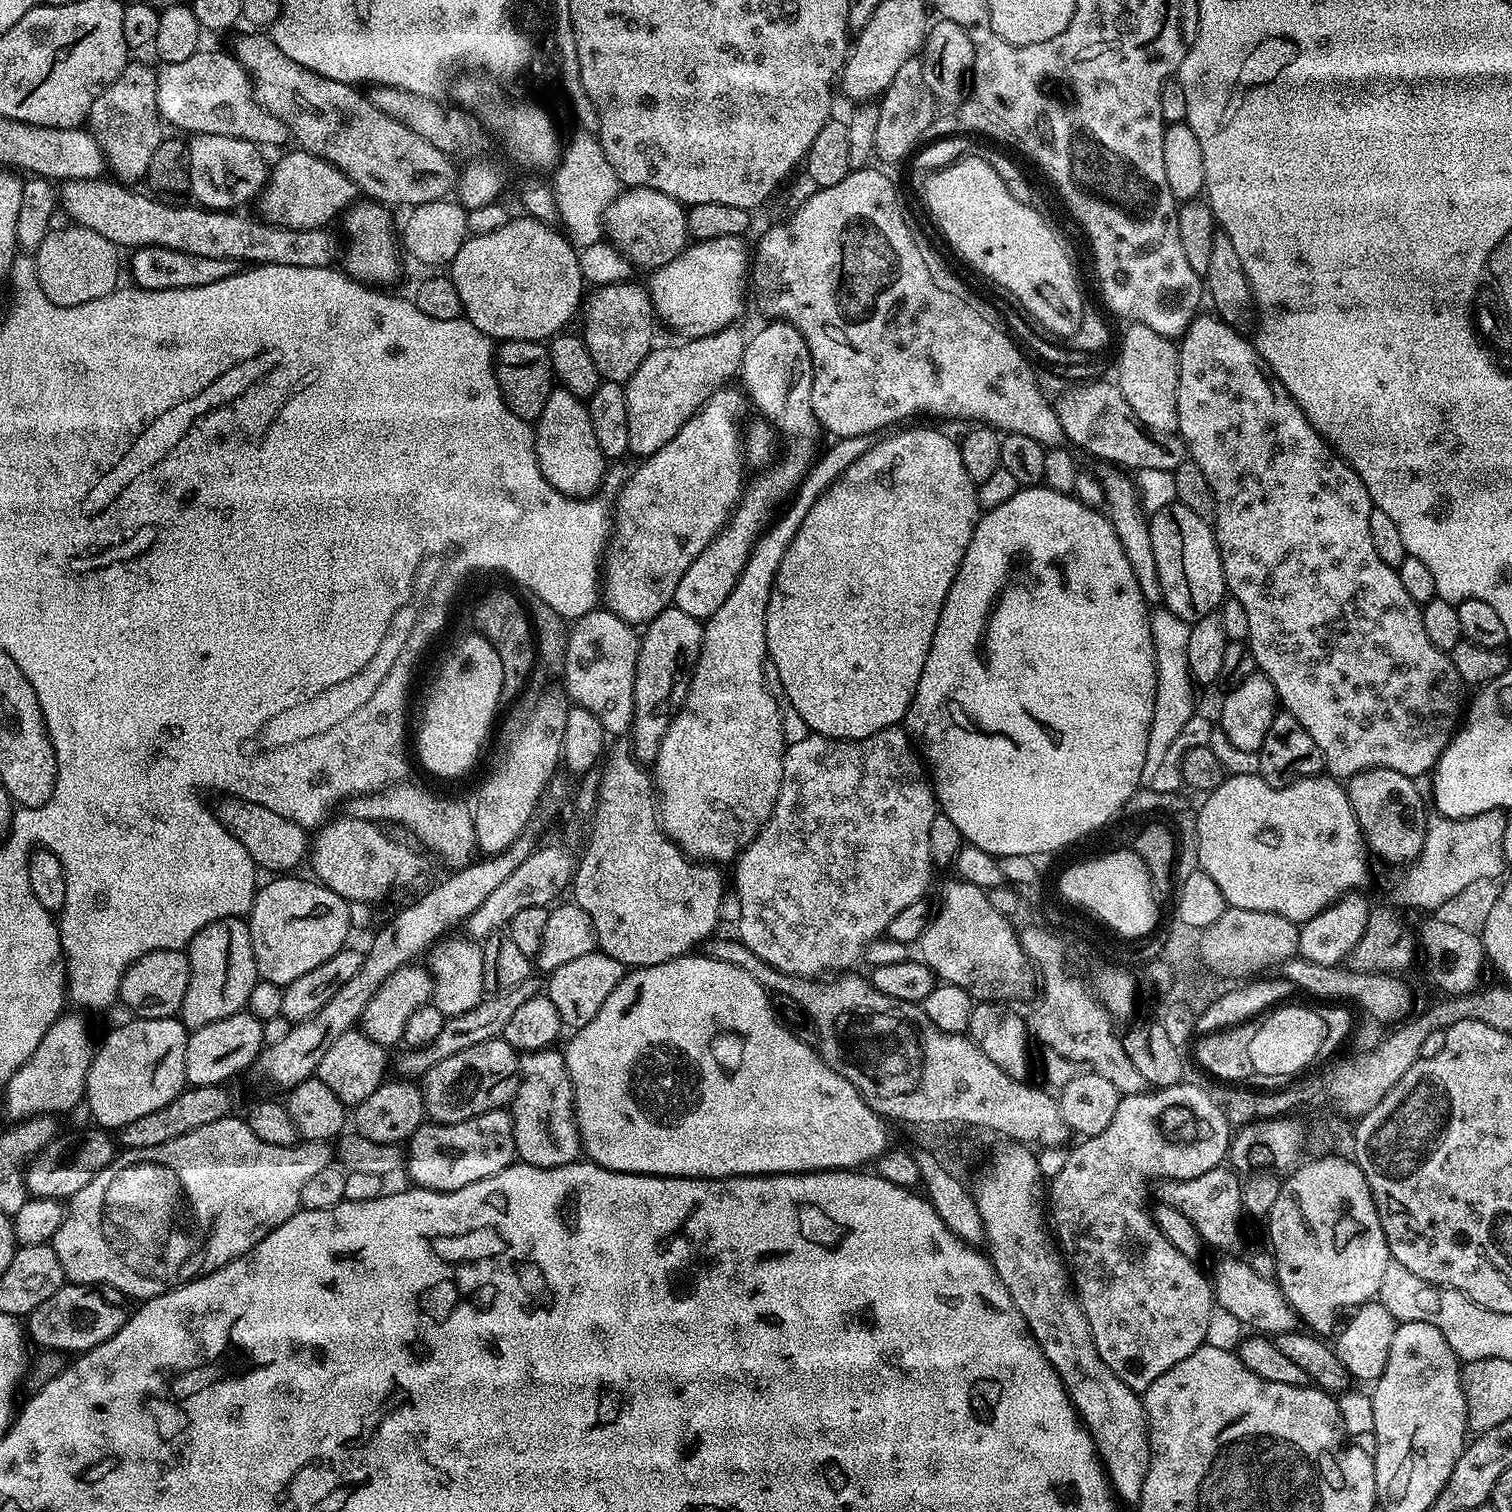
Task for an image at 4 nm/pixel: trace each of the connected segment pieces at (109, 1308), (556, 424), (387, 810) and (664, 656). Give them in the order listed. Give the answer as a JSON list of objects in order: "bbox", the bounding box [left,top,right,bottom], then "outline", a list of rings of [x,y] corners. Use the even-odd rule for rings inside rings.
[{"bbox":[26,1282,129,1354],"outline":[[[65,1282],[58,1291],[50,1294],[50,1298],[46,1298],[46,1302],[42,1302],[42,1306],[28,1313],[26,1332],[31,1343],[37,1344],[37,1349],[83,1354],[118,1334],[118,1330],[129,1318],[128,1304],[129,1301],[121,1292],[105,1284]]]},{"bbox":[534,387,606,498],"outline":[[[553,387],[542,414],[534,421],[536,461],[540,472],[558,491],[569,498],[592,498],[597,495],[604,480],[606,461],[594,438],[594,426],[590,422],[588,405],[570,390]]]},{"bbox":[347,782,477,866],"outline":[[[397,782],[382,792],[355,796],[347,803],[347,811],[359,820],[387,822],[389,825],[402,824],[406,828],[412,828],[414,835],[429,844],[434,851],[441,852],[452,866],[469,863],[473,859],[472,852],[477,851],[476,835],[472,825],[472,808],[464,805],[460,800],[447,800],[444,796],[435,796],[424,788],[415,788],[408,783]]]},{"bbox":[630,606,704,754],"outline":[[[674,606],[663,608],[643,629],[636,667],[636,720],[630,733],[633,753],[655,754],[662,746],[670,722],[684,706],[703,641],[704,624]]]}]

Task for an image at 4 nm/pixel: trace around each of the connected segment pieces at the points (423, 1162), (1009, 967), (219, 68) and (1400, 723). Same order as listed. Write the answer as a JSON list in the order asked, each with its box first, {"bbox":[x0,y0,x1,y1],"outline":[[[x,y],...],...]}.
[{"bbox":[406,1108,517,1192],"outline":[[[495,1108],[486,1114],[478,1114],[469,1120],[453,1124],[425,1122],[415,1134],[406,1141],[406,1173],[417,1188],[429,1188],[431,1192],[453,1192],[462,1190],[482,1178],[490,1178],[506,1170],[517,1159],[514,1142],[514,1126],[511,1111]]]},{"bbox":[919,879,1034,1002],"outline":[[[951,879],[941,886],[940,905],[919,936],[919,959],[943,983],[966,990],[976,1002],[1008,1002],[1033,991],[1034,965],[1022,950],[1013,921],[990,906],[985,889]]]},{"bbox":[157,50,290,146],"outline":[[[201,50],[195,52],[186,62],[174,62],[163,65],[157,71],[158,82],[158,110],[165,121],[168,120],[176,128],[181,128],[187,134],[218,134],[228,135],[230,138],[244,139],[259,146],[266,144],[289,143],[290,133],[288,125],[274,112],[269,112],[252,90],[252,81],[235,55],[224,52],[207,52]]]},{"bbox":[1178,314,1462,782],"outline":[[[1197,314],[1178,340],[1180,353],[1178,435],[1184,439],[1189,457],[1196,463],[1198,470],[1206,474],[1210,490],[1214,490],[1216,499],[1214,531],[1216,545],[1222,558],[1224,583],[1231,599],[1242,602],[1242,607],[1246,610],[1250,621],[1250,634],[1246,643],[1254,654],[1256,667],[1270,678],[1283,711],[1298,718],[1302,730],[1306,730],[1306,734],[1314,738],[1318,750],[1322,750],[1327,775],[1344,782],[1359,772],[1371,768],[1385,768],[1398,770],[1398,774],[1406,774],[1413,778],[1427,777],[1435,768],[1440,755],[1444,753],[1444,747],[1452,740],[1462,716],[1462,704],[1460,708],[1462,681],[1458,670],[1454,670],[1451,655],[1438,650],[1438,646],[1430,642],[1426,626],[1422,626],[1421,605],[1416,604],[1414,598],[1410,598],[1410,594],[1406,594],[1399,571],[1386,566],[1386,562],[1378,558],[1378,550],[1374,550],[1374,538],[1370,538],[1372,499],[1362,478],[1358,478],[1353,468],[1320,437],[1318,430],[1314,430],[1314,426],[1306,418],[1298,402],[1288,393],[1286,386],[1282,386],[1282,382],[1273,374],[1271,368],[1264,363],[1255,343],[1247,335],[1226,326],[1226,322],[1222,322],[1219,316],[1204,315]]]}]

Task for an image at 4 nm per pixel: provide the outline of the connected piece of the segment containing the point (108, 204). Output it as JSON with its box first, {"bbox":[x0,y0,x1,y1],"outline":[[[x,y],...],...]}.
{"bbox":[58,179,342,268],"outline":[[[106,179],[63,181],[58,200],[73,225],[102,234],[102,238],[120,250],[169,248],[182,250],[186,254],[198,254],[198,258],[222,258],[233,262],[248,260],[244,262],[252,266],[277,264],[307,268],[335,265],[342,252],[342,244],[340,248],[335,234],[328,232],[332,230],[327,227],[296,230],[272,224],[256,214],[243,216],[244,212],[240,210],[216,211],[191,203],[167,204],[167,199],[152,194],[147,196],[144,192],[135,192],[132,189],[135,187]]]}

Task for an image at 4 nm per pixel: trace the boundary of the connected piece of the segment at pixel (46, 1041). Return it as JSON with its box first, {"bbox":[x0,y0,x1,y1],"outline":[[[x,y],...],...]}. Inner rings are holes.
{"bbox":[3,1014,94,1121],"outline":[[[61,1014],[44,1034],[34,1054],[26,1060],[7,1087],[3,1089],[4,1102],[13,1121],[28,1116],[61,1114],[85,1099],[84,1083],[90,1070],[94,1040],[88,1037],[88,1028],[76,1016]]]}

